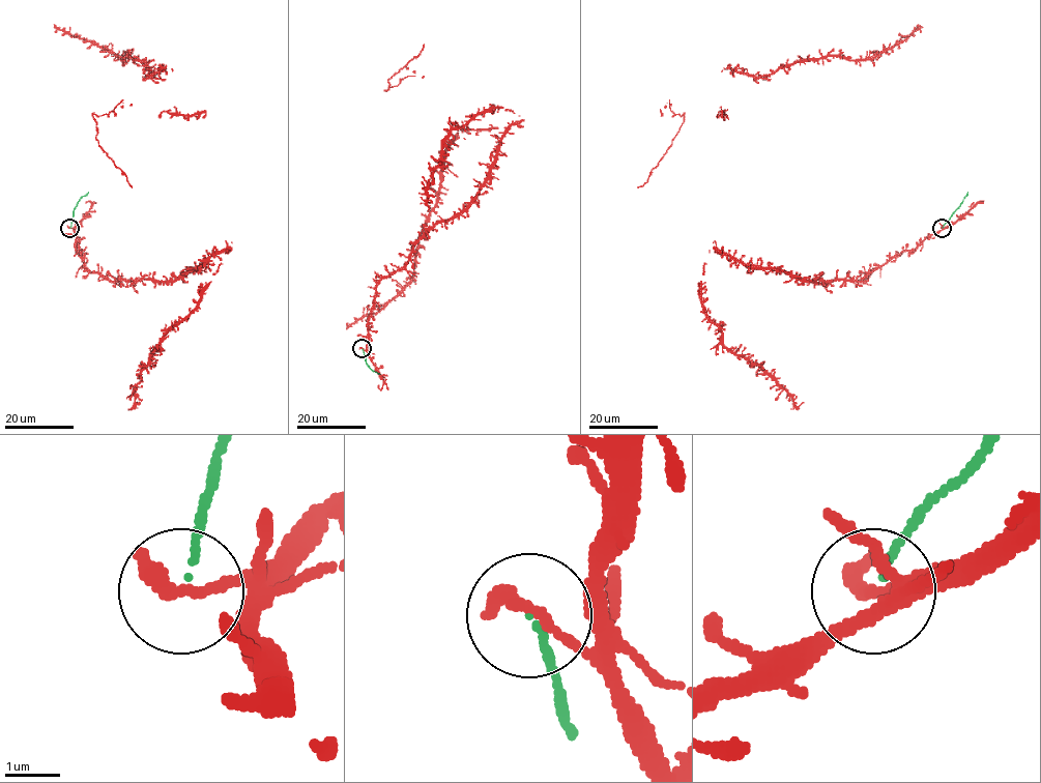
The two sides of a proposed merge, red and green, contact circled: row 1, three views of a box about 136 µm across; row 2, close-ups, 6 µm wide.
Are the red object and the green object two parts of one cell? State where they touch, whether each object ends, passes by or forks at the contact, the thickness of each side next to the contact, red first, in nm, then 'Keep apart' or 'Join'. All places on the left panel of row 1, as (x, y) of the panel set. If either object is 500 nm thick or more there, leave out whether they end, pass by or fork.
Place: (69, 228). At the ring red ends. At the ring green ends. Thickness 320 nm (red) against 60 nm. Keep apart

